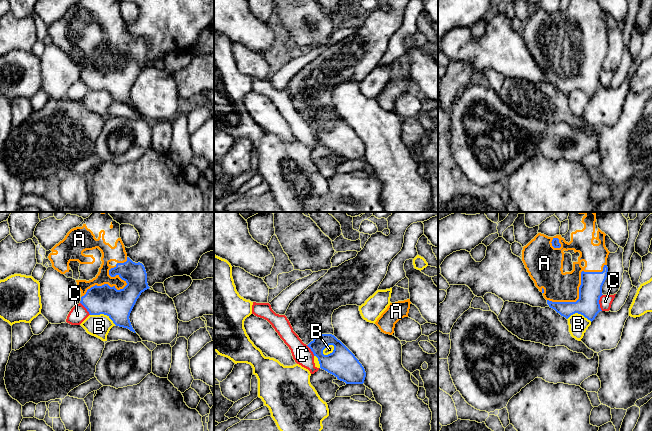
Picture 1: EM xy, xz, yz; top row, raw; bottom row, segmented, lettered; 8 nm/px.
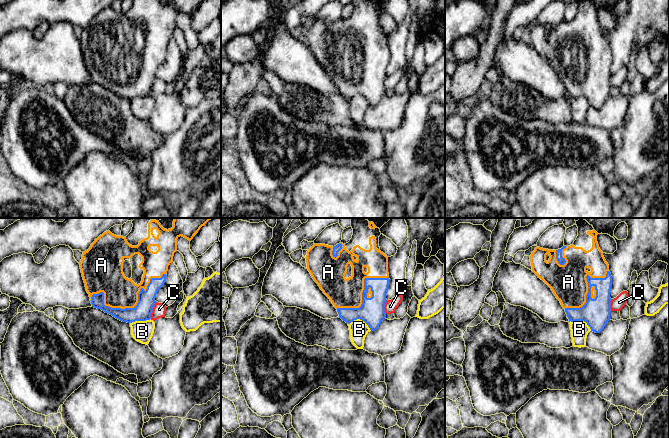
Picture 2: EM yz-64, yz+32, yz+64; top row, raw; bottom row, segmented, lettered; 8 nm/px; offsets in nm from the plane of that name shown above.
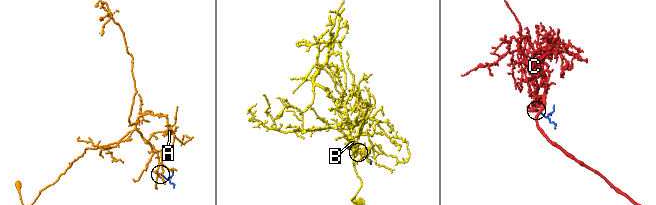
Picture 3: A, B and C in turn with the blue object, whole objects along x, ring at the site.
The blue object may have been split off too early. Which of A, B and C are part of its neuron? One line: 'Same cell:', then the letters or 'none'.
Same cell: A

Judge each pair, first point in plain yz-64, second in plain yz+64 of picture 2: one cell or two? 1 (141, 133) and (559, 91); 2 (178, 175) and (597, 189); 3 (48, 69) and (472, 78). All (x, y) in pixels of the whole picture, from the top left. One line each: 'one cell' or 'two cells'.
1: two cells
2: two cells
3: two cells

